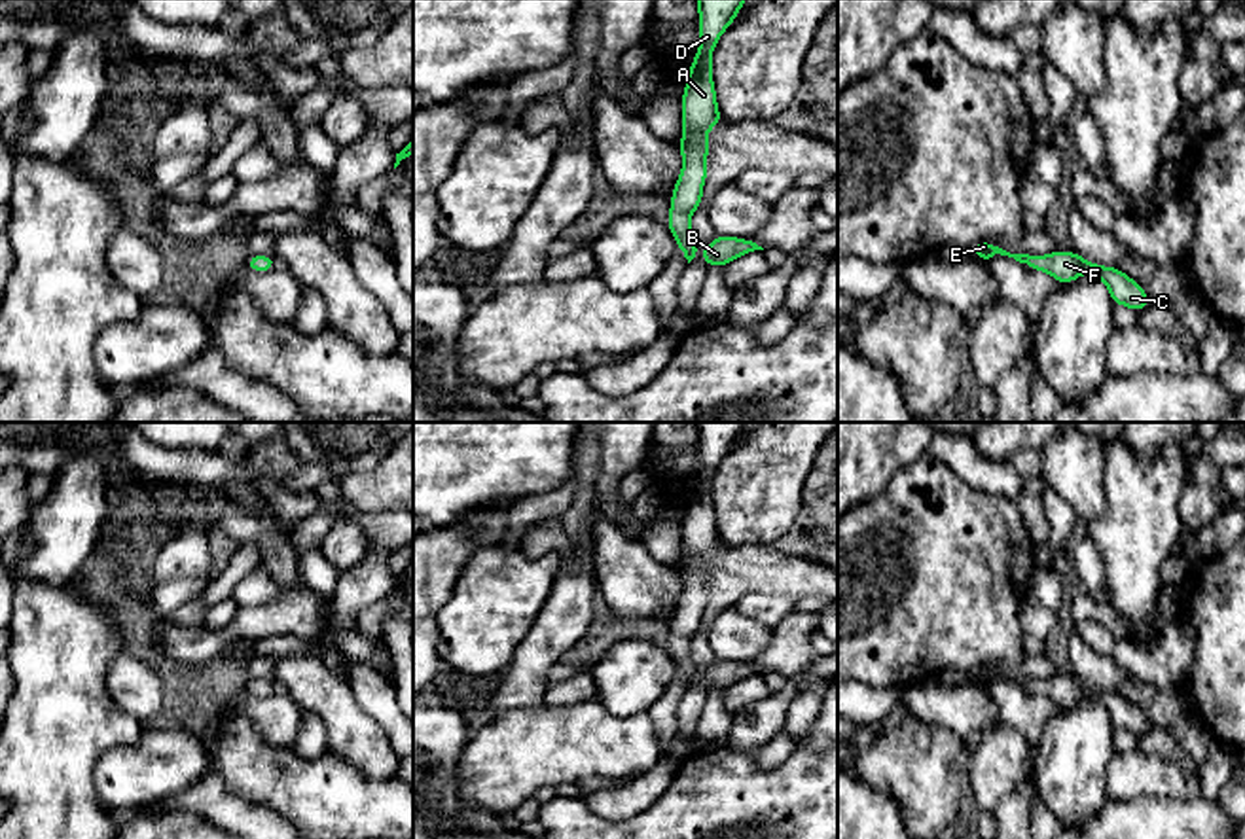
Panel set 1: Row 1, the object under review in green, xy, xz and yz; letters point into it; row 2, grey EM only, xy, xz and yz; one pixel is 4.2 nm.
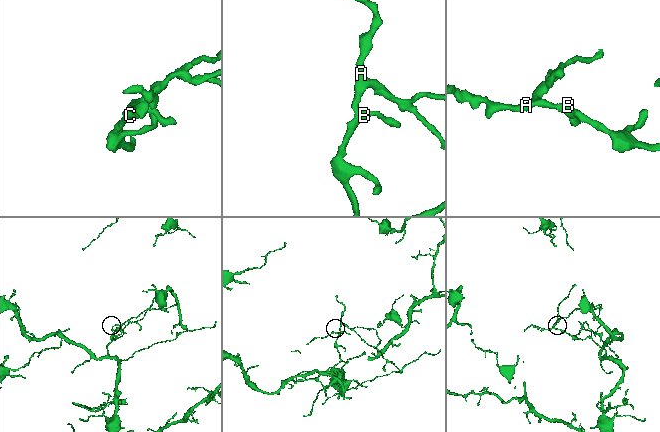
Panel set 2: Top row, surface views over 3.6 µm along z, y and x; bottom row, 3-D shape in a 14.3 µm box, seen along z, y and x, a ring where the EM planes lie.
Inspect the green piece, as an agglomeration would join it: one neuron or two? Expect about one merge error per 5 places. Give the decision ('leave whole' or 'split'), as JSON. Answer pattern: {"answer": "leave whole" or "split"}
{"answer": "leave whole"}

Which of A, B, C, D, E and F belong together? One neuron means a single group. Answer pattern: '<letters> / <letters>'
A B C D E F

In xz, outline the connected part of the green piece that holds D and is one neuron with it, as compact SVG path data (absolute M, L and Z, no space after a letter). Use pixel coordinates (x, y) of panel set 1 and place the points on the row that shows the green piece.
M697 0L699 9L699 49L686 78L686 91L680 100L684 134L678 142L682 152L682 172L675 184L667 227L677 246L688 259L695 258L695 241L690 229L692 212L703 205L701 187L707 180L707 131L724 123L716 106L711 57L722 32L735 21L747 0Z

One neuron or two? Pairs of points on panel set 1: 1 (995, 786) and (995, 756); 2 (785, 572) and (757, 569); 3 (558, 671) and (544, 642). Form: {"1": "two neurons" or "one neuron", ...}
{"1": "one neuron", "2": "one neuron", "3": "two neurons"}

